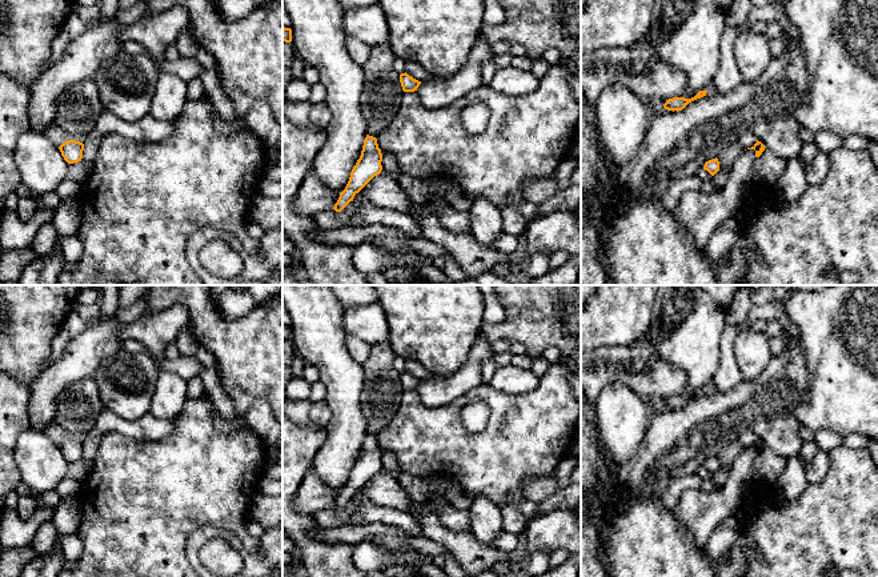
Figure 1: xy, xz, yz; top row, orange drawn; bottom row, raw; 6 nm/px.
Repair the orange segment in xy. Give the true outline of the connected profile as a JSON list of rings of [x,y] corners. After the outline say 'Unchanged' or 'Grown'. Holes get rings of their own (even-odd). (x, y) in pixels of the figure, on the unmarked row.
[[[68,438],[59,445],[61,454],[68,462],[79,461],[83,457],[84,442],[76,438]]]. Unchanged

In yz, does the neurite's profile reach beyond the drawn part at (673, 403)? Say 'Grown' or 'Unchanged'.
Unchanged

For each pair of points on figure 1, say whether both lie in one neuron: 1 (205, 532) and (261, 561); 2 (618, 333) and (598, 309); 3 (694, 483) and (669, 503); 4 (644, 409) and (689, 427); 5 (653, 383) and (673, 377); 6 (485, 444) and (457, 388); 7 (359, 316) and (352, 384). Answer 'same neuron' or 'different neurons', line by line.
1: same neuron
2: same neuron
3: same neuron
4: different neurons
5: same neuron
6: different neurons
7: different neurons

